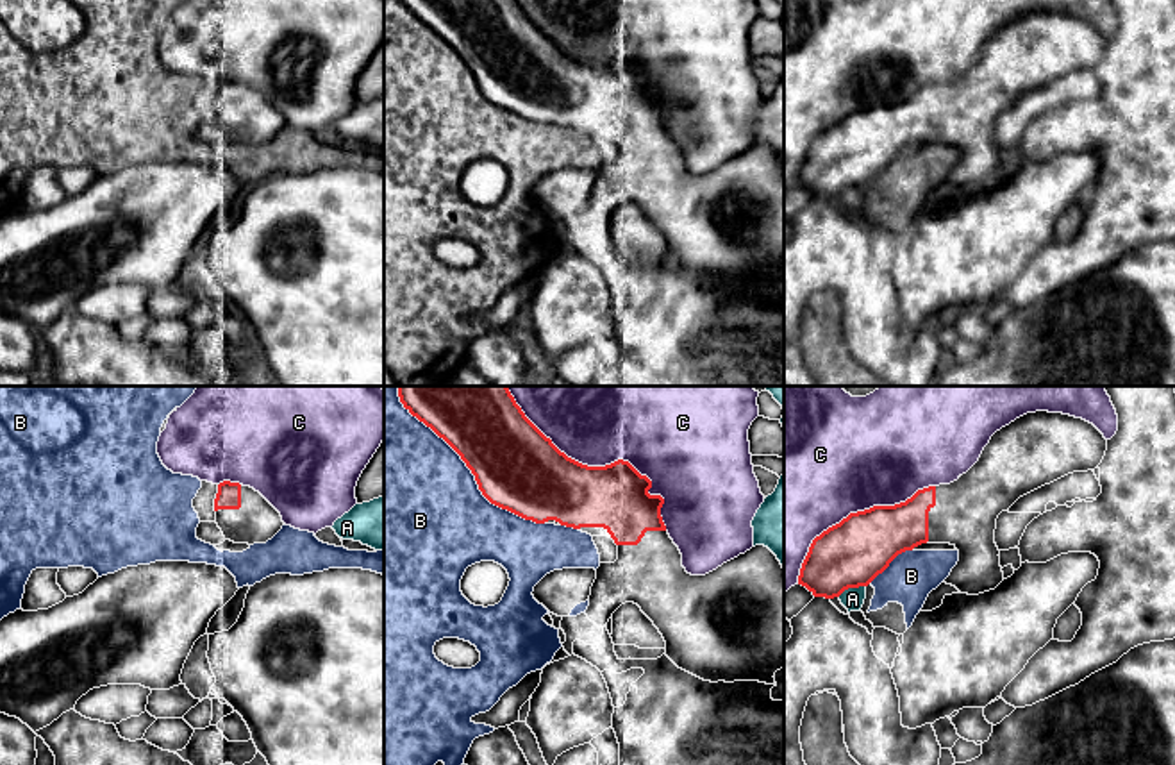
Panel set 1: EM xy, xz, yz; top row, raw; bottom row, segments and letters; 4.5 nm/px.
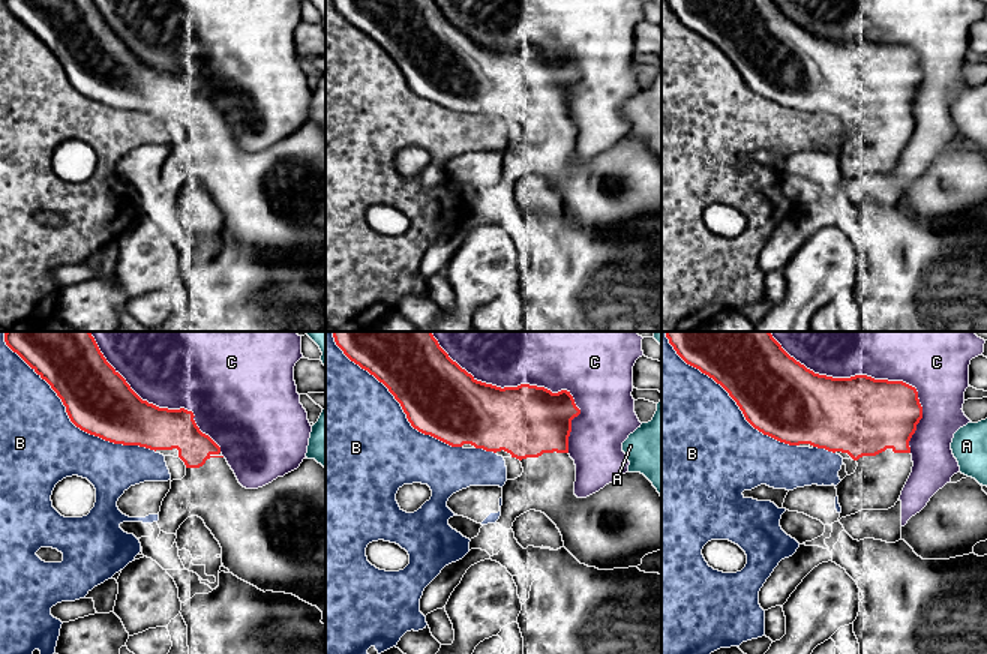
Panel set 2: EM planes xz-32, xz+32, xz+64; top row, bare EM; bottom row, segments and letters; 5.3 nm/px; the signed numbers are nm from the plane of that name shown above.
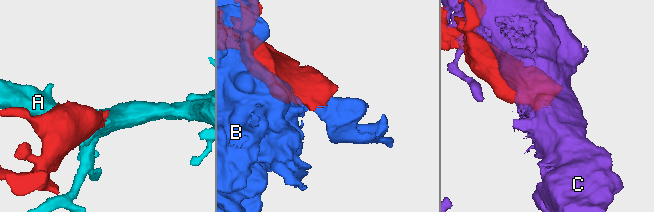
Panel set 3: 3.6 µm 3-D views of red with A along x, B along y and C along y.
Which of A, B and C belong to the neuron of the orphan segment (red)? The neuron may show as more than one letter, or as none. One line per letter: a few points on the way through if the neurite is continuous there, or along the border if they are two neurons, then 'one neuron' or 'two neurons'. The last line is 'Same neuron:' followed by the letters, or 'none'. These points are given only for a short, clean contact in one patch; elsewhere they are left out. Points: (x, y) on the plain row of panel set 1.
A: two neurons
B: two neurons
C: two neurons
Same neuron: none

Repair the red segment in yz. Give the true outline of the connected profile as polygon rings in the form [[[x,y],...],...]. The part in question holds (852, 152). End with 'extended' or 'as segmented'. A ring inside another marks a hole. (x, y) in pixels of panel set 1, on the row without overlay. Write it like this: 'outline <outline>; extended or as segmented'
outline [[[1048,11],[1027,13],[996,30],[984,46],[979,61],[957,80],[918,89],[911,98],[895,105],[873,105],[850,113],[839,123],[823,130],[809,147],[800,168],[798,184],[805,186],[814,197],[834,198],[848,188],[868,186],[905,150],[912,150],[921,143],[950,143],[959,150],[959,161],[945,182],[968,195],[995,189],[1004,181],[1000,150],[995,143],[998,114],[1007,111],[1020,97],[1045,84],[1073,71],[1095,70],[1102,63],[1105,50],[1107,39],[1104,34],[1082,18]]]; extended

